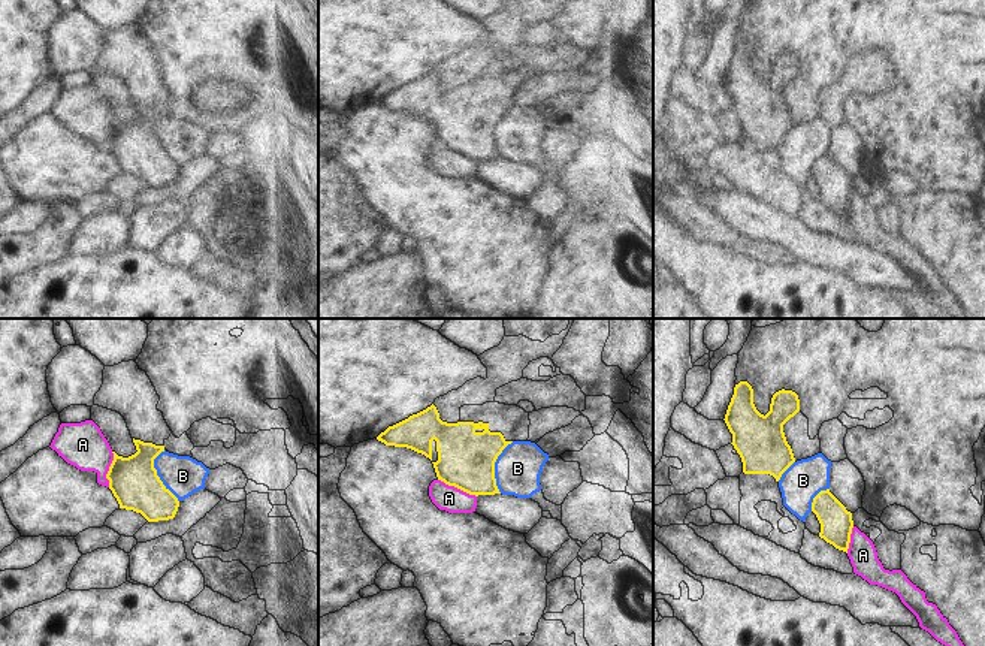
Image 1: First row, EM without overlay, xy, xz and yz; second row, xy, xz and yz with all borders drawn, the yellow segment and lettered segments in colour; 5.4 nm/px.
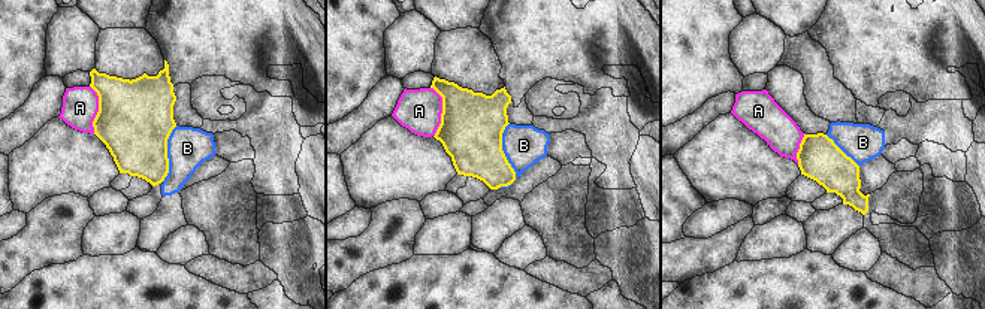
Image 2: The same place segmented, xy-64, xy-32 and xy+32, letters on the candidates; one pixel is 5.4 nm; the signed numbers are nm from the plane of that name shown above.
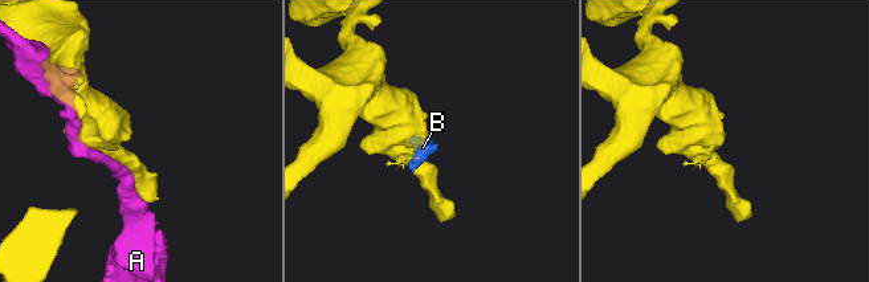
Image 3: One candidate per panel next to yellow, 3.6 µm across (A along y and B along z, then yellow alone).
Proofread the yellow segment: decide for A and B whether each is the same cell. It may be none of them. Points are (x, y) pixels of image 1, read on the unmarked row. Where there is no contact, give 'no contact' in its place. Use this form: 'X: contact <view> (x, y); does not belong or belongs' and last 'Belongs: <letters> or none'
A: contact xz (458, 153); does not belong
B: contact xy (157, 141); does not belong
Belongs: none

